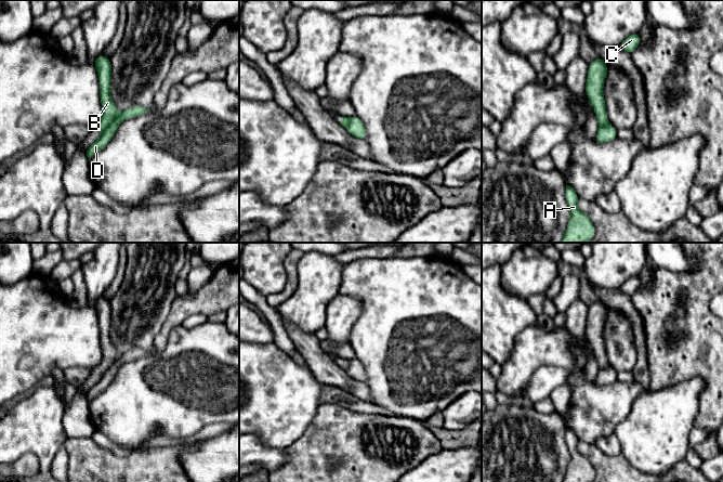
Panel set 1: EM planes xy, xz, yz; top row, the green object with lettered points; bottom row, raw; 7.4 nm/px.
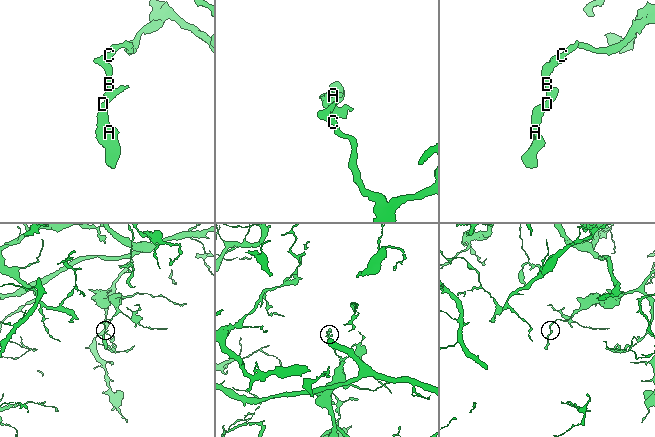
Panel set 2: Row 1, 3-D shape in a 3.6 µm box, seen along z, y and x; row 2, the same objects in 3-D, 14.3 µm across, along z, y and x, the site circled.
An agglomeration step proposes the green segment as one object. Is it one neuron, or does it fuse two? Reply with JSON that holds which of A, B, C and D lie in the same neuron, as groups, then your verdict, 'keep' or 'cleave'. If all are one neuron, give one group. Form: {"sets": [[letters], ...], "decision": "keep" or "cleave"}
{"sets": [["A", "D"], ["B", "C"]], "decision": "cleave"}

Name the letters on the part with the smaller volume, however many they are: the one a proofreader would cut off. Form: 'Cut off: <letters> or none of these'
Cut off: A, D

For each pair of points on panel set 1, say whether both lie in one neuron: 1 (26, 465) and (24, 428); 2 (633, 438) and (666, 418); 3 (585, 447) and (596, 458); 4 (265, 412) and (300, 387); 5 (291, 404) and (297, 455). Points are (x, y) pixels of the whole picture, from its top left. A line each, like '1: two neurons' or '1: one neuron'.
1: two neurons
2: one neuron
3: one neuron
4: one neuron
5: two neurons

